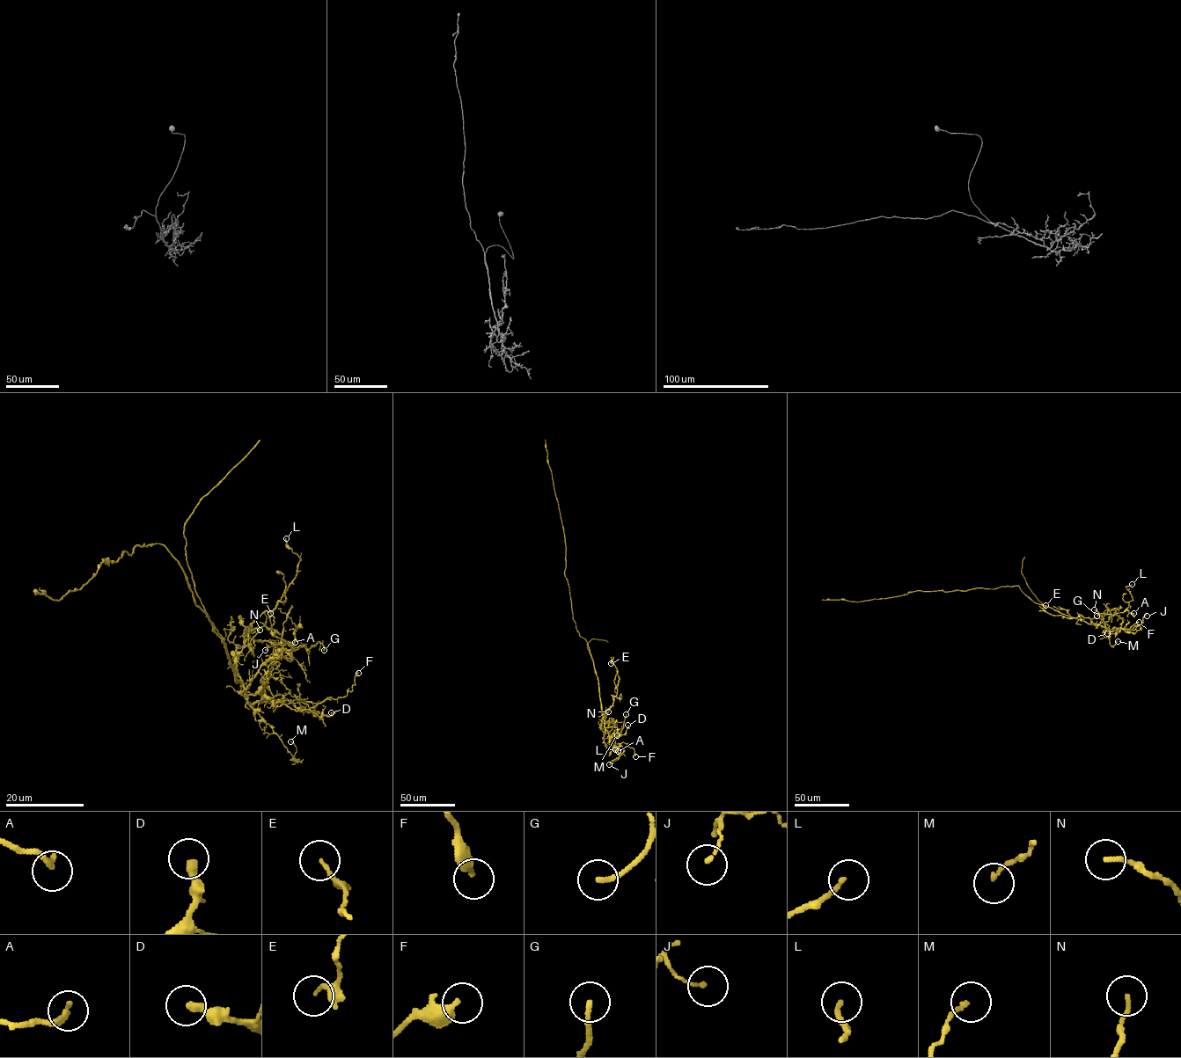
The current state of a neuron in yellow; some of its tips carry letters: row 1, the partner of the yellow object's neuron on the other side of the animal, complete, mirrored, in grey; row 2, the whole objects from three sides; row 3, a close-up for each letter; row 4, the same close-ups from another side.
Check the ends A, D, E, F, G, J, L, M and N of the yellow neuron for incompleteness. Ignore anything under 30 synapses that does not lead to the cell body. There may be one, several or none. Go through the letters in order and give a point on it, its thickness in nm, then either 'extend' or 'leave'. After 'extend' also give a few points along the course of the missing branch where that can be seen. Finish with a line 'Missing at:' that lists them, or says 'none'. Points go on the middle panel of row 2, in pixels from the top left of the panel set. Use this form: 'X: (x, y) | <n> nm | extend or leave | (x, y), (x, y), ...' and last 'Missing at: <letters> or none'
A: (618, 751) | 260 nm | leave
D: (627, 725) | 320 nm | leave
E: (611, 663) | 130 nm | leave
F: (635, 756) | 240 nm | leave
G: (626, 714) | 160 nm | leave
J: (609, 764) | 130 nm | leave
L: (615, 749) | 160 nm | leave
M: (617, 735) | 140 nm | leave
N: (608, 711) | 150 nm | leave
Missing at: none

